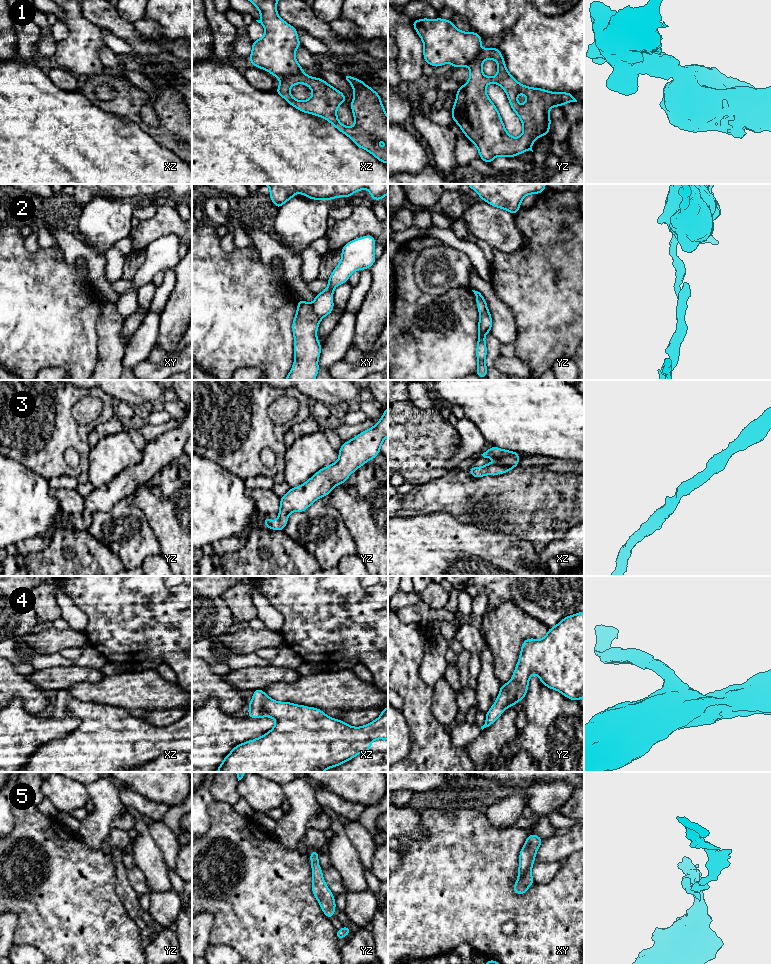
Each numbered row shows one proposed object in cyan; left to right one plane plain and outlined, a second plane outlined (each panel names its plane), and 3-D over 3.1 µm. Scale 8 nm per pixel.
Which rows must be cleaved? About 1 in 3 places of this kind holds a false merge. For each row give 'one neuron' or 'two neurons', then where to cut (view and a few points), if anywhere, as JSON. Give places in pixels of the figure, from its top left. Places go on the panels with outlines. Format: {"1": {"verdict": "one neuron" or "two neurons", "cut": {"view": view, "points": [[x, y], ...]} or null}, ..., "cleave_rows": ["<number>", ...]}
{"1": {"verdict": "two neurons", "cut": {"view": "xz", "points": [[301, 71], [280, 78]]}}, "2": {"verdict": "two neurons", "cut": {"view": "xy", "points": [[311, 304], [314, 313], [320, 319]]}}, "3": {"verdict": "one neuron", "cut": null}, "4": {"verdict": "one neuron", "cut": null}, "5": {"verdict": "one neuron", "cut": null}, "cleave_rows": ["1", "2"]}

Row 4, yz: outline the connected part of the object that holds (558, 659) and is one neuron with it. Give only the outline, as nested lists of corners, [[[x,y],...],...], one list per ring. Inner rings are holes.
[[[584,612],[566,616],[556,626],[549,628],[544,638],[527,638],[522,643],[512,679],[501,685],[496,701],[485,713],[482,730],[492,725],[508,707],[525,698],[533,673],[538,675],[543,685],[559,691],[568,699],[579,701],[584,697]]]

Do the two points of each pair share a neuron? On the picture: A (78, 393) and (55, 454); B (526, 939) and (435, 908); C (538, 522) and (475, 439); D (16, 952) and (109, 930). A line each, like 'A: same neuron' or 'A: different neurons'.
A: same neuron
B: same neuron
C: different neurons
D: different neurons

